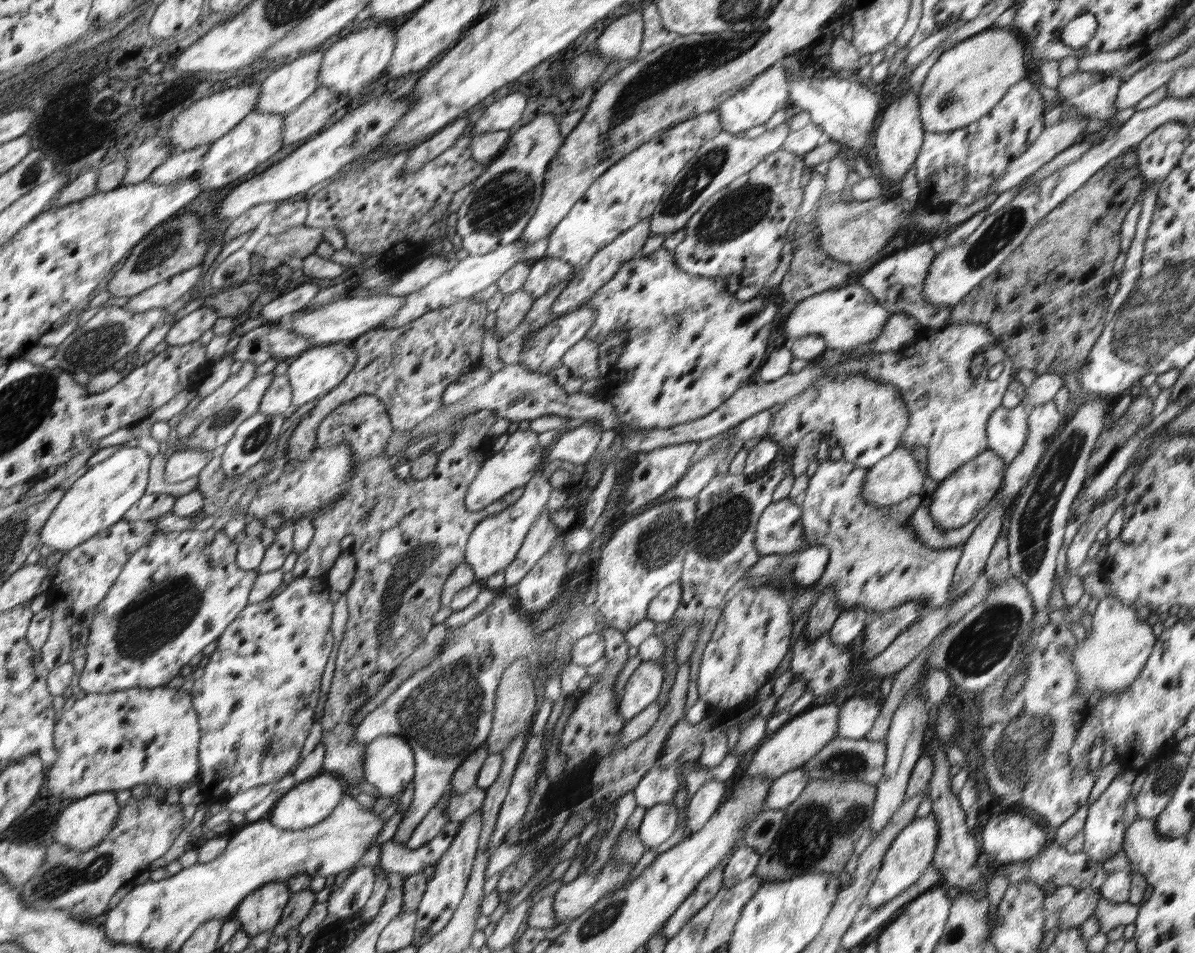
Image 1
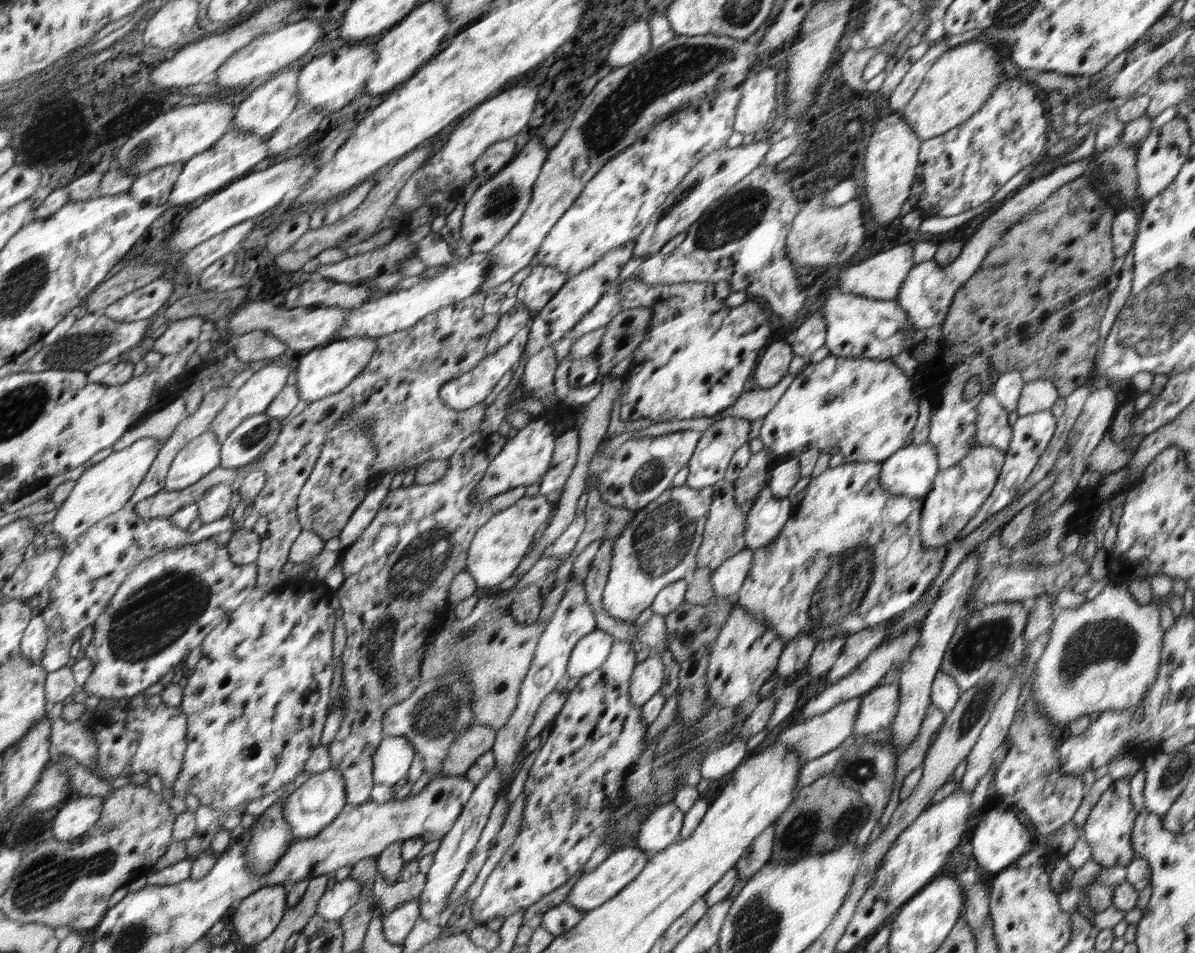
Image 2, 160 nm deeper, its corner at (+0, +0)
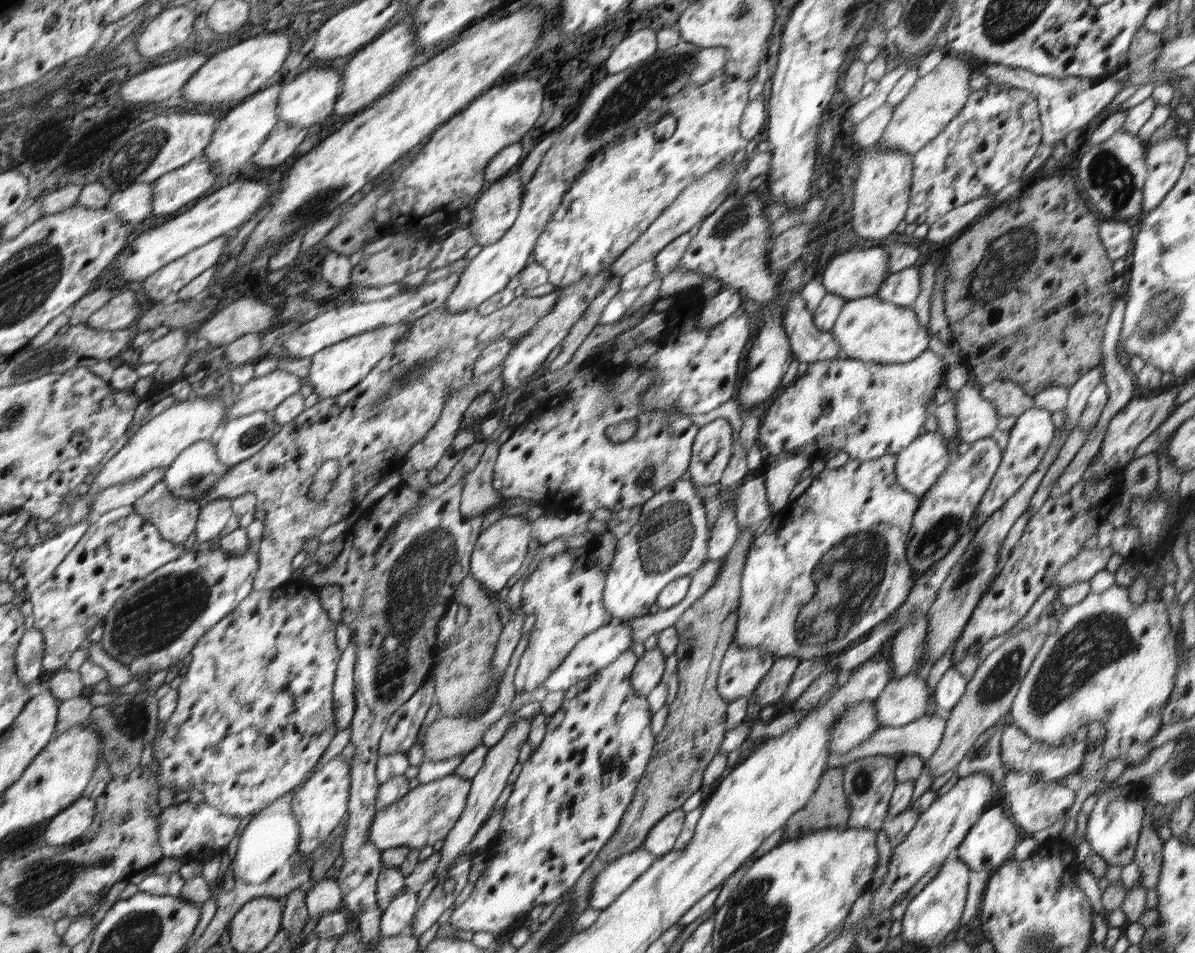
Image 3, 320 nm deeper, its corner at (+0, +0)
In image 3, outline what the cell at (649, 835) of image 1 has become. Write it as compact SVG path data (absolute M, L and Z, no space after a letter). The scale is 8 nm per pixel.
M682 809L672 811L652 827L648 837L643 841L642 848L658 857L668 854L674 849L684 822L685 813Z

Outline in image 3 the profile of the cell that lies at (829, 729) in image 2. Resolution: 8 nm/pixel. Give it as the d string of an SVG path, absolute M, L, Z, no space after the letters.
M863 700L849 706L849 710L839 718L833 728L829 742L830 755L848 754L869 740L881 727L873 701Z

